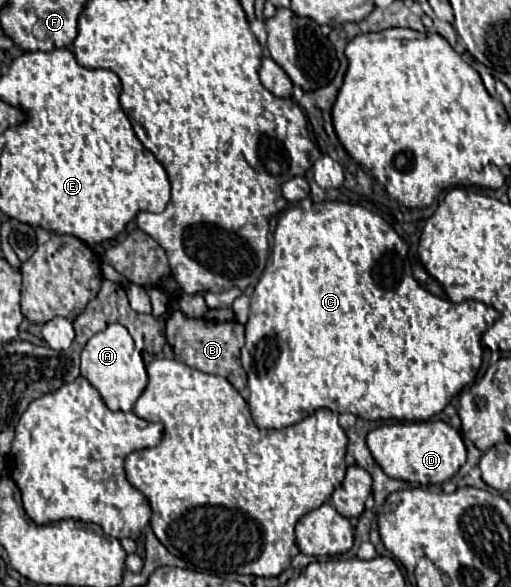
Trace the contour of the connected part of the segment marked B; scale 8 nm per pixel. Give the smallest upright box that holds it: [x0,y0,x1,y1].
[166,309,246,395]

